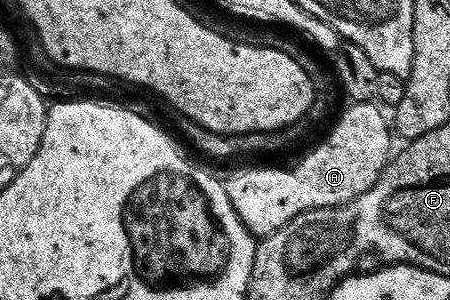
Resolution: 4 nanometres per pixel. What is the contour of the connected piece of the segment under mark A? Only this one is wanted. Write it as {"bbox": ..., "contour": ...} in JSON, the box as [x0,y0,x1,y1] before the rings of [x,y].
{"bbox":[226,103,393,238],"contour":[[[352,103],[335,129],[296,168],[247,168],[226,177],[229,202],[256,238],[277,234],[303,212],[336,208],[365,194],[381,178],[392,159],[393,128],[378,103]]]}

